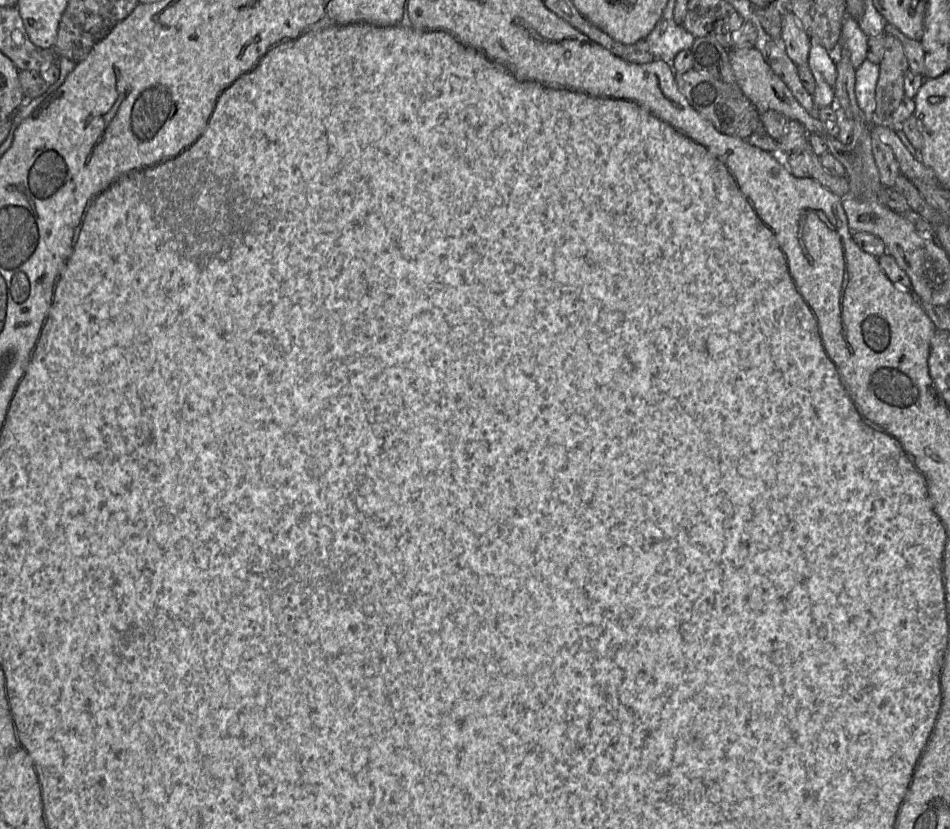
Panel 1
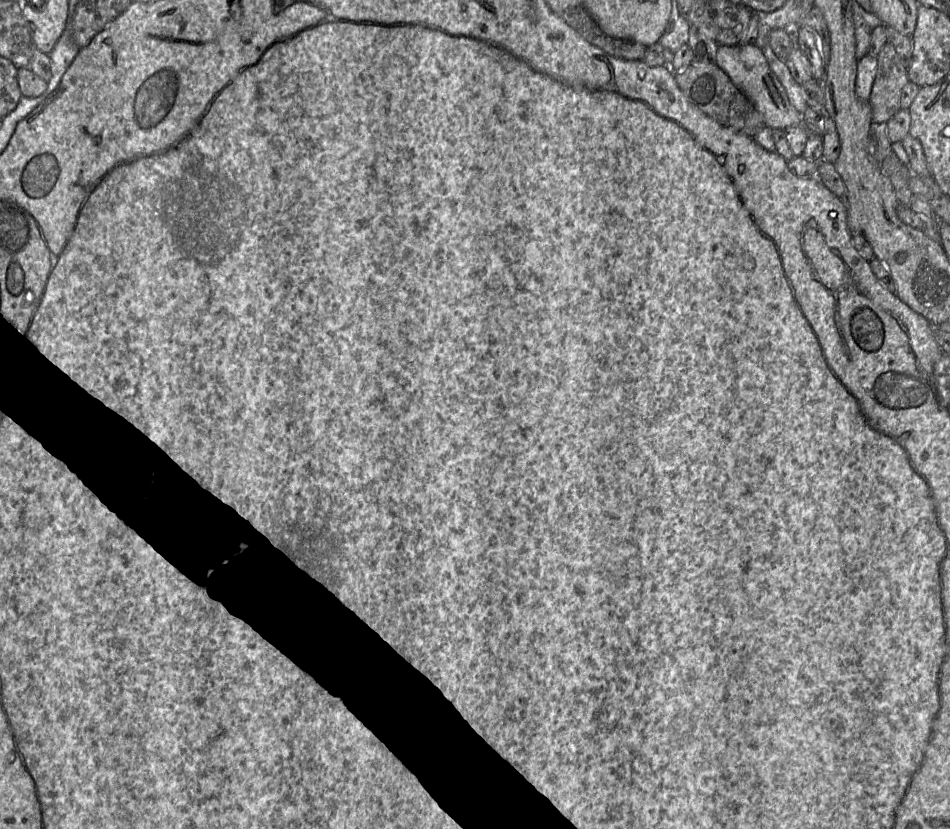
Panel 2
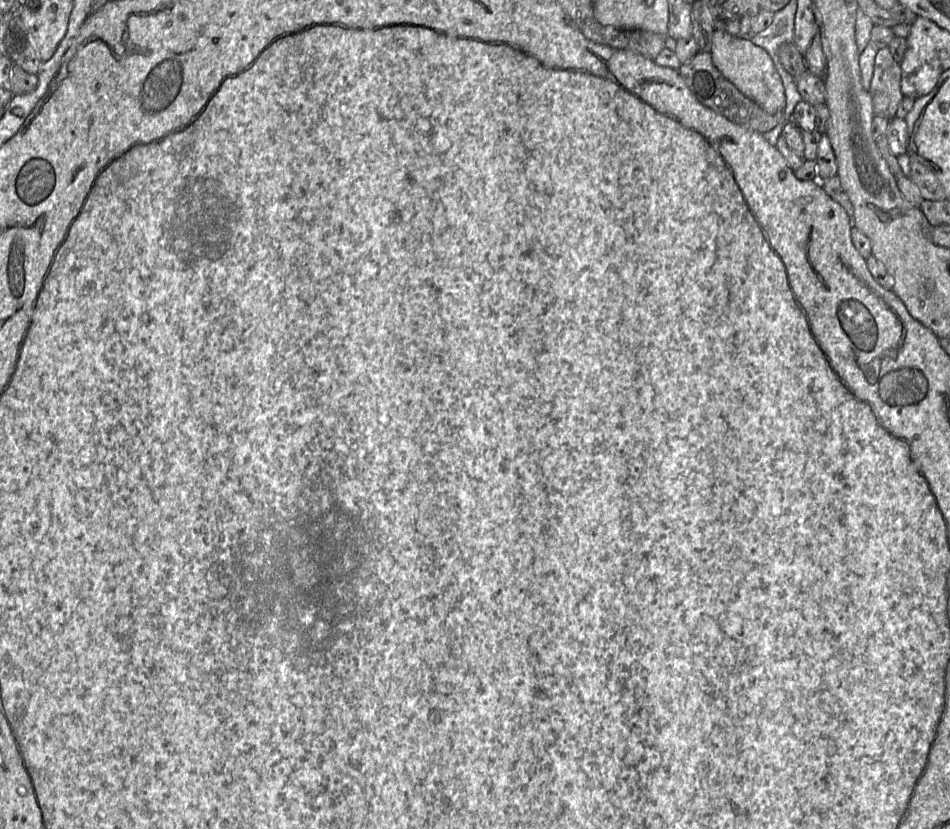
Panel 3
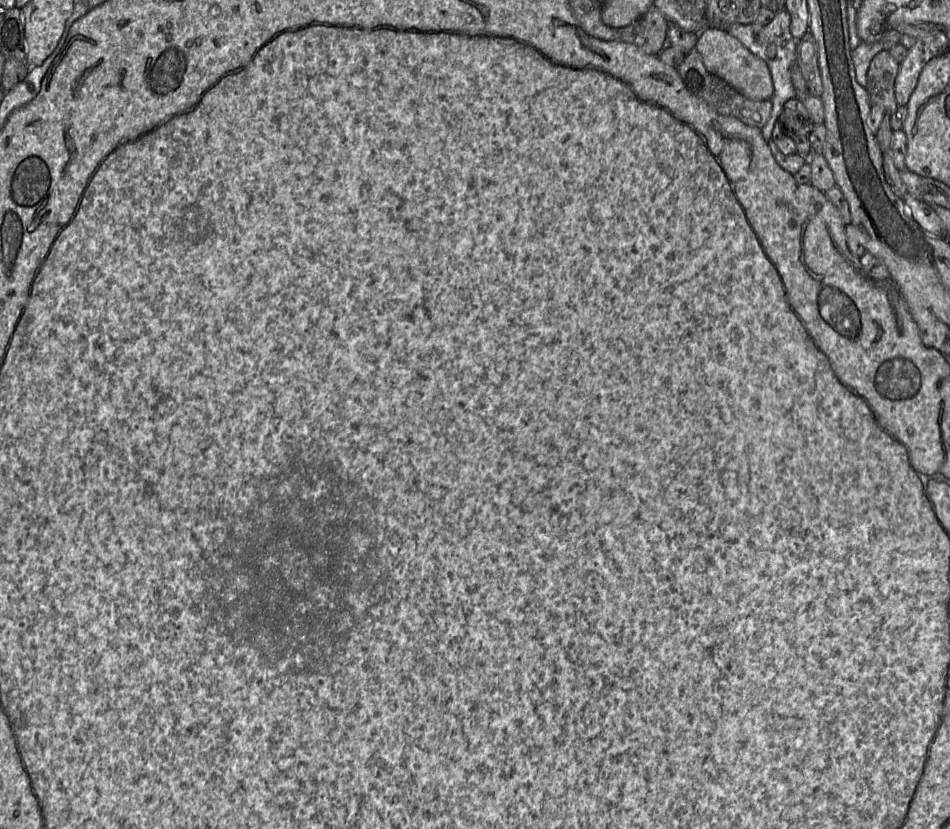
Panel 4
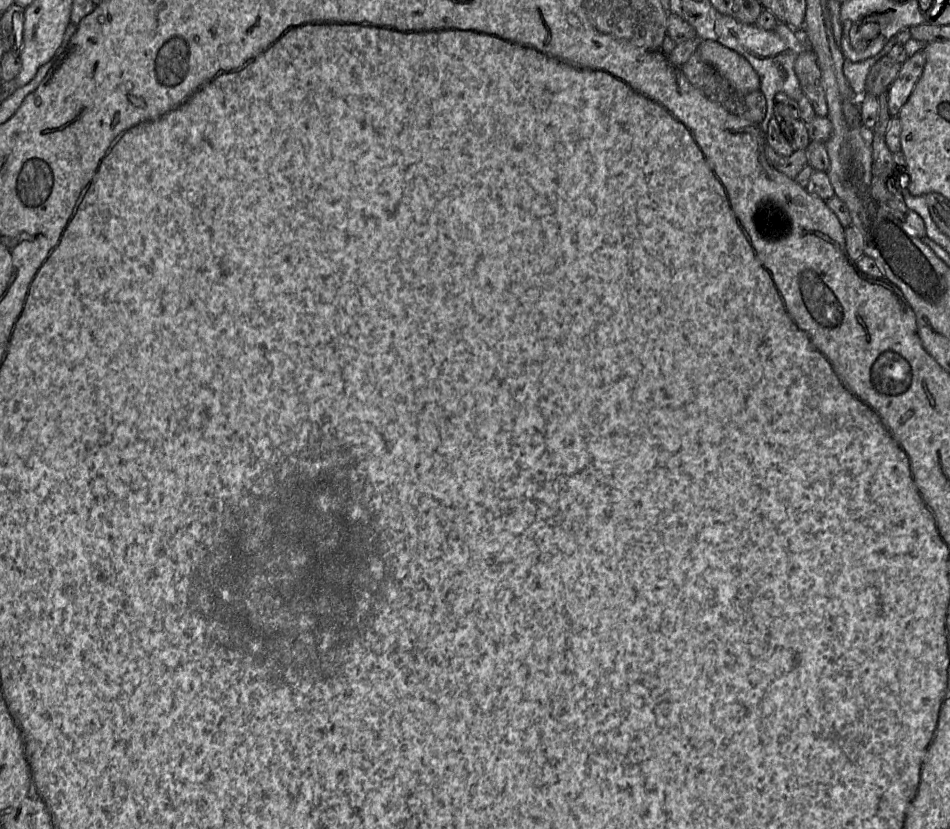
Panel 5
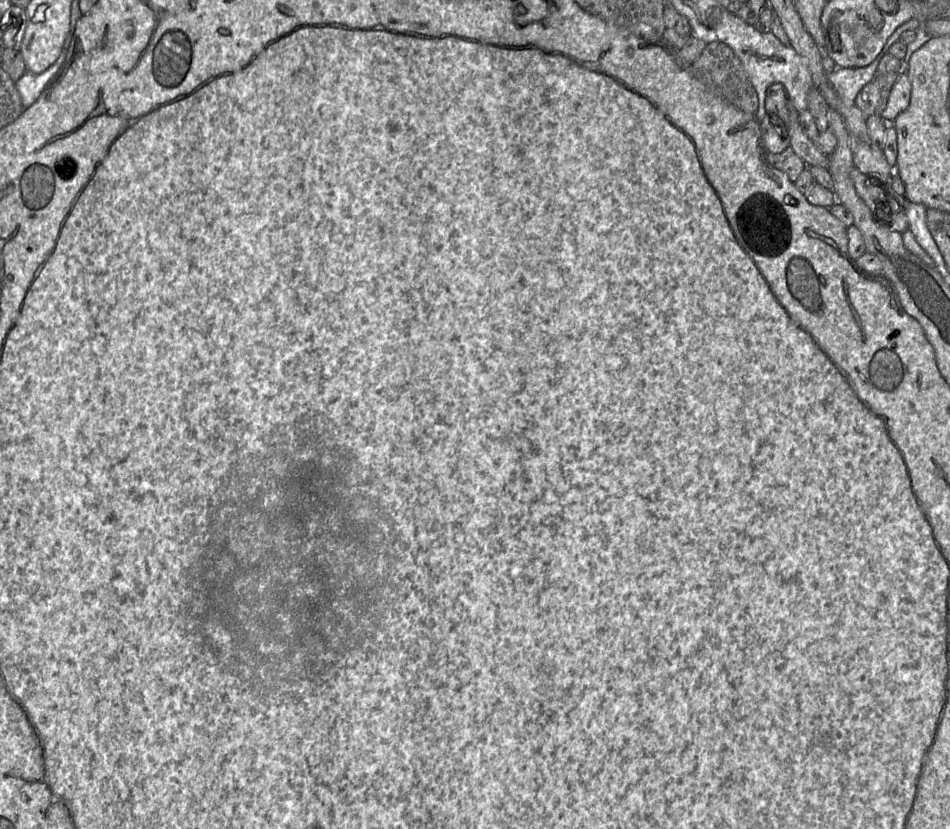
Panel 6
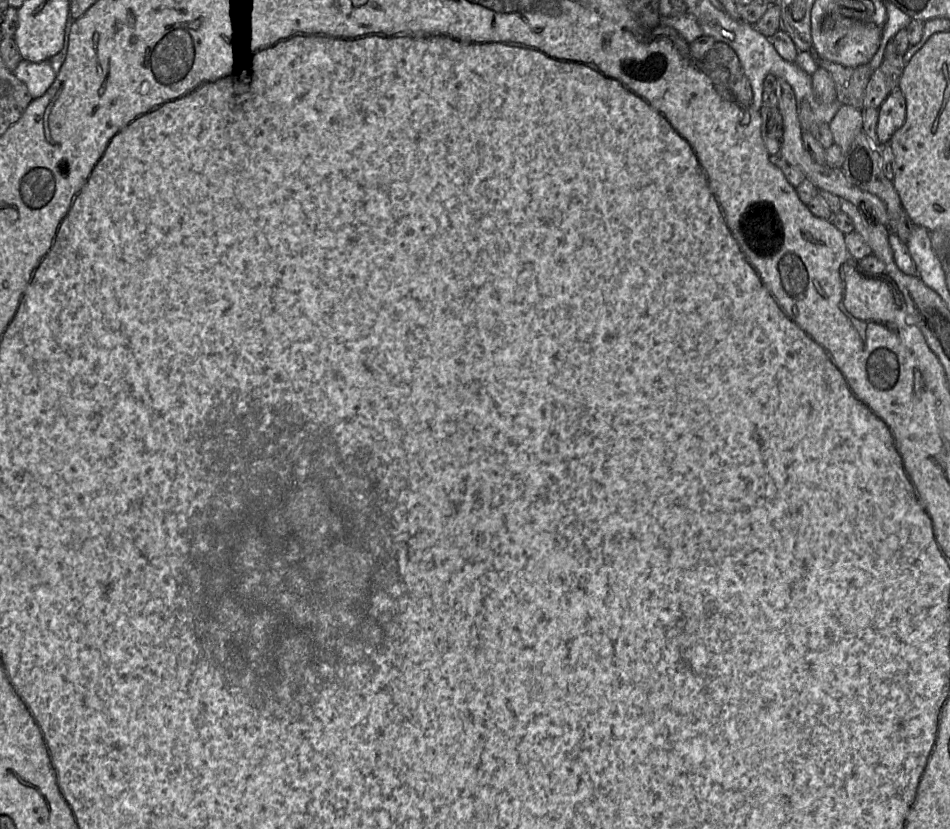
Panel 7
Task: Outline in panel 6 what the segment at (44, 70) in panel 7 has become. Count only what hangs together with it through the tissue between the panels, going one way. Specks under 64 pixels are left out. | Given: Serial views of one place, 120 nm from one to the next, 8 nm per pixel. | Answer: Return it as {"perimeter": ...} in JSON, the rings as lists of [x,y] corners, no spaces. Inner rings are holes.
{"perimeter":[[[61,51],[58,58],[45,71],[35,74],[26,71],[16,82],[24,110],[32,105],[40,96],[49,81],[55,76],[64,63],[65,53]]]}

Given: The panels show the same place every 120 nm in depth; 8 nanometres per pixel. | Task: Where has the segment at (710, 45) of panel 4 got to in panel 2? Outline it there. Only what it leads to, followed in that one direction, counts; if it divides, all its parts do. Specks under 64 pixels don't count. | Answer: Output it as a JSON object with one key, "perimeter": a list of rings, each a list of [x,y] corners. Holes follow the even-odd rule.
{"perimeter":[[[720,45],[717,50],[716,65],[728,75],[732,83],[750,100],[756,110],[763,116],[767,127],[784,130],[791,126],[802,126],[808,130],[810,134],[813,134],[813,132],[804,123],[803,114],[798,112],[794,106],[791,105],[786,90],[770,69],[762,51],[756,45]]]}

